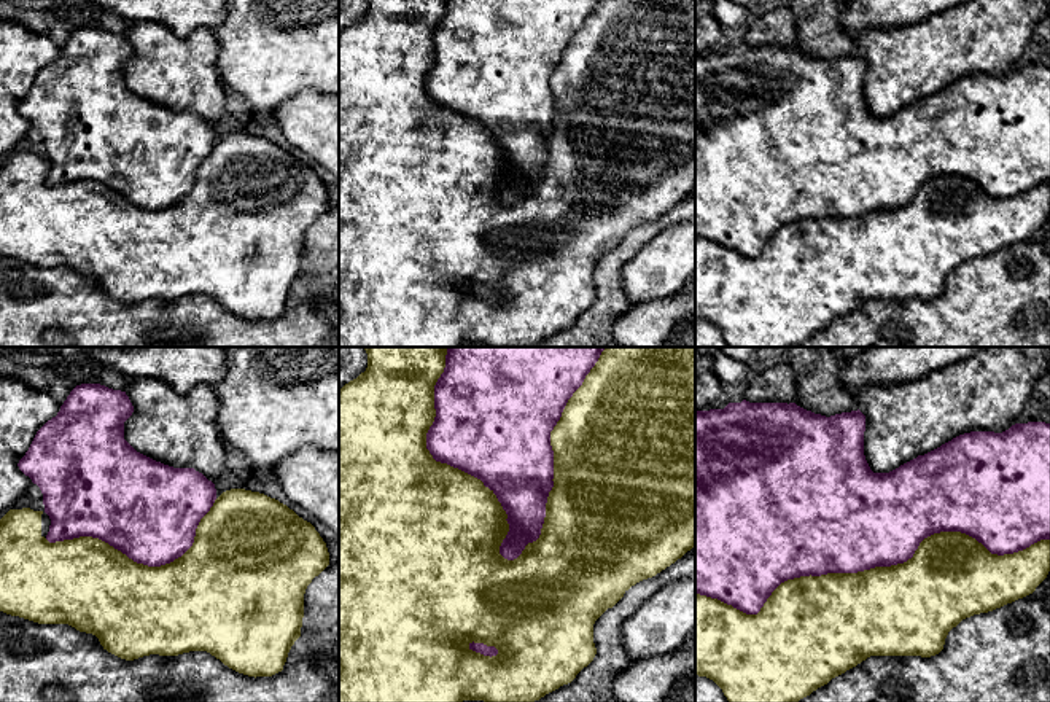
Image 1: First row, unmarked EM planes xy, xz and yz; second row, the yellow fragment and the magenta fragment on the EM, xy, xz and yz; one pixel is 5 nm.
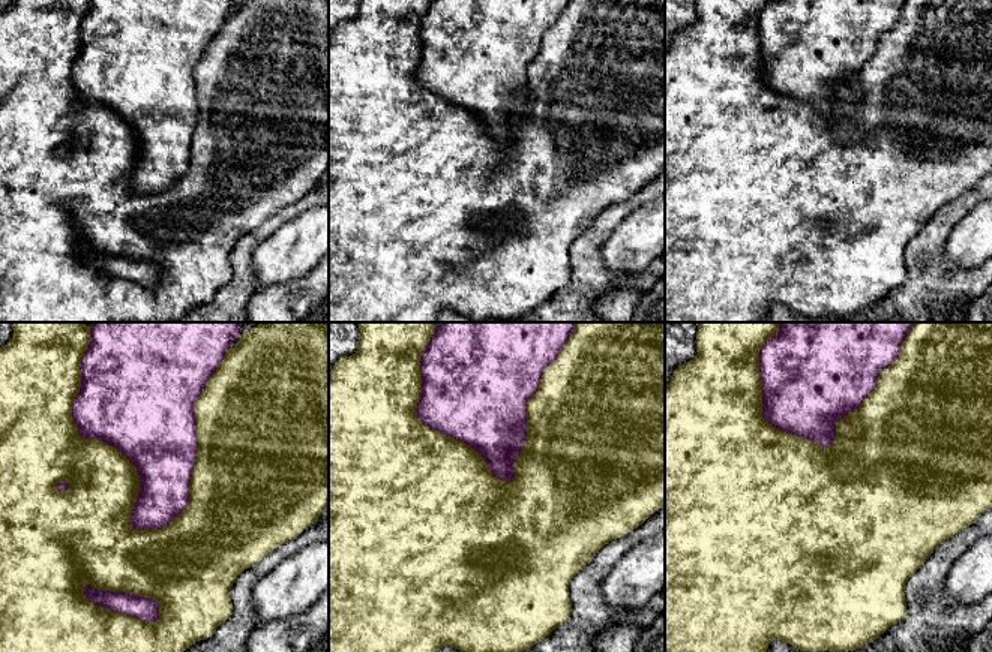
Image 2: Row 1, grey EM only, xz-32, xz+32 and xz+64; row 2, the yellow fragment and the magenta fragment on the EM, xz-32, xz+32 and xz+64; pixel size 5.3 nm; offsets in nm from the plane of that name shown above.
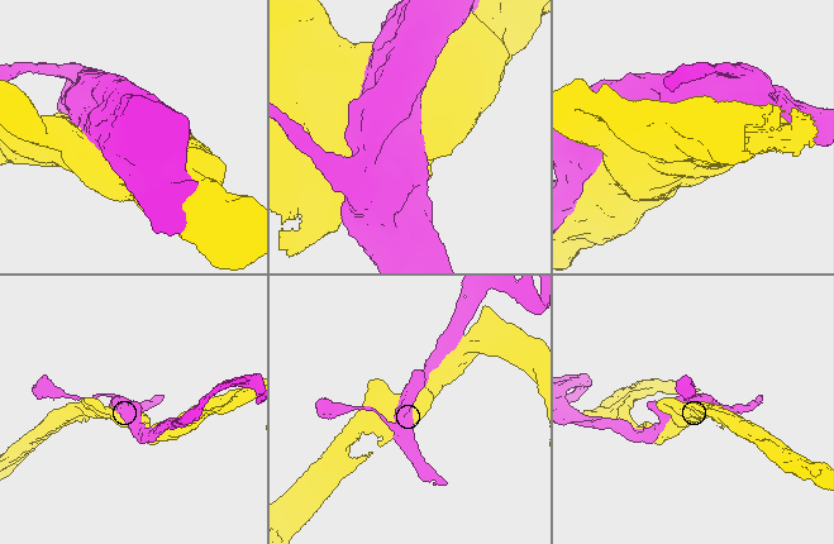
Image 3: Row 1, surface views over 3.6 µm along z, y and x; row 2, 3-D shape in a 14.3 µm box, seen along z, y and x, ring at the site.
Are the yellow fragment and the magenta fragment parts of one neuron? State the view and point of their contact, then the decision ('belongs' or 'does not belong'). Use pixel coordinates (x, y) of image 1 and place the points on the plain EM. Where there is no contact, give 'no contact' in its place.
xz (554, 107) | does not belong

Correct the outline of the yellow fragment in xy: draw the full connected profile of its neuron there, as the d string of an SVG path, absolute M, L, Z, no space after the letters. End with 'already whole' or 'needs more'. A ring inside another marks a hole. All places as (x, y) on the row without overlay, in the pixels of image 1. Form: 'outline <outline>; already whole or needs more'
outline M231 132L223 135L215 143L210 154L200 162L192 189L181 201L161 210L137 207L108 186L92 180L49 186L46 183L49 169L51 162L45 154L33 154L30 151L10 153L0 162L0 255L38 267L68 267L80 275L95 279L103 293L126 304L134 304L150 298L178 299L189 294L207 294L239 317L255 322L272 320L283 314L291 290L301 280L304 237L307 229L329 209L326 186L310 166L299 161L278 143L245 132Z; needs more

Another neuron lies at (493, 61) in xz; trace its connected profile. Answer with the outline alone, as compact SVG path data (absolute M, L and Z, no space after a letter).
M445 0L445 11L434 29L436 60L426 76L426 92L436 105L458 111L484 126L508 158L509 175L500 197L517 202L528 186L539 181L546 146L554 131L550 75L600 0Z

